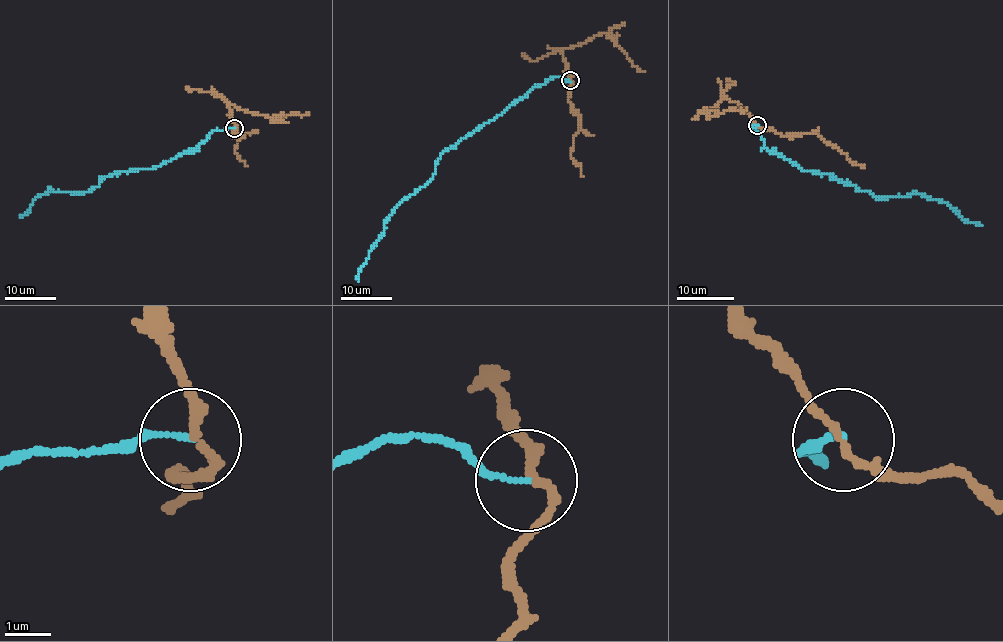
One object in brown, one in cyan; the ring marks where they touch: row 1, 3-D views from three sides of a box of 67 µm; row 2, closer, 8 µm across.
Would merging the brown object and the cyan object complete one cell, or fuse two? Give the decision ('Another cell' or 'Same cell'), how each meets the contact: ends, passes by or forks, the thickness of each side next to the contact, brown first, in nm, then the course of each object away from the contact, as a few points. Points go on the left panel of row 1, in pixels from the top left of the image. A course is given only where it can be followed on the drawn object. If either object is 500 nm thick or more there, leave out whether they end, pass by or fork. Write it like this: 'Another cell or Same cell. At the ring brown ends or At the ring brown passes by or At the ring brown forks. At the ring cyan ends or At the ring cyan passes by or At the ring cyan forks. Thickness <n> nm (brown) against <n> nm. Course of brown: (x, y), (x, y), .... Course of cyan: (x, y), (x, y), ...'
Another cell. At the ring brown passes by. At the ring cyan ends. Thickness 170 nm (brown) against 100 nm. Course of brown: (234, 128), (226, 101), (277, 120), (289, 114), (308, 113). Course of cyan: (234, 128), (215, 129), (192, 152), (153, 168), (115, 172), (84, 192), (50, 188), (21, 216)

